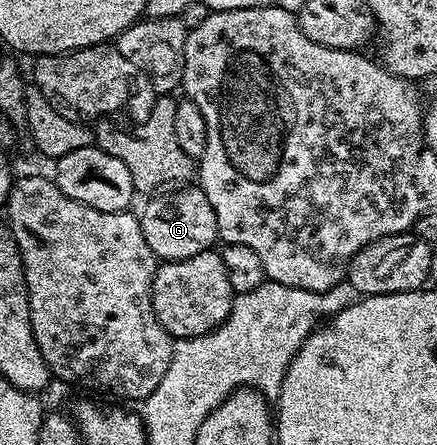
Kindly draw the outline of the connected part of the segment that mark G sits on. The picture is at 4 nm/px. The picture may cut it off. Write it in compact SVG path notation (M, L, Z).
M182 186L177 190L170 190L178 192L167 191L167 196L156 201L154 208L146 208L140 212L144 242L152 246L152 254L159 261L192 258L201 252L211 251L219 243L216 210L212 210L212 202L208 202L201 187L190 187Z

